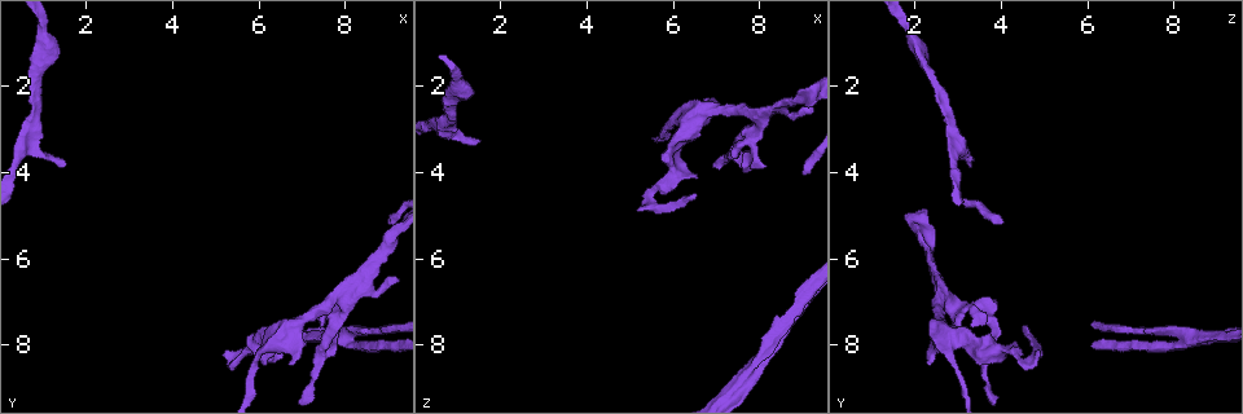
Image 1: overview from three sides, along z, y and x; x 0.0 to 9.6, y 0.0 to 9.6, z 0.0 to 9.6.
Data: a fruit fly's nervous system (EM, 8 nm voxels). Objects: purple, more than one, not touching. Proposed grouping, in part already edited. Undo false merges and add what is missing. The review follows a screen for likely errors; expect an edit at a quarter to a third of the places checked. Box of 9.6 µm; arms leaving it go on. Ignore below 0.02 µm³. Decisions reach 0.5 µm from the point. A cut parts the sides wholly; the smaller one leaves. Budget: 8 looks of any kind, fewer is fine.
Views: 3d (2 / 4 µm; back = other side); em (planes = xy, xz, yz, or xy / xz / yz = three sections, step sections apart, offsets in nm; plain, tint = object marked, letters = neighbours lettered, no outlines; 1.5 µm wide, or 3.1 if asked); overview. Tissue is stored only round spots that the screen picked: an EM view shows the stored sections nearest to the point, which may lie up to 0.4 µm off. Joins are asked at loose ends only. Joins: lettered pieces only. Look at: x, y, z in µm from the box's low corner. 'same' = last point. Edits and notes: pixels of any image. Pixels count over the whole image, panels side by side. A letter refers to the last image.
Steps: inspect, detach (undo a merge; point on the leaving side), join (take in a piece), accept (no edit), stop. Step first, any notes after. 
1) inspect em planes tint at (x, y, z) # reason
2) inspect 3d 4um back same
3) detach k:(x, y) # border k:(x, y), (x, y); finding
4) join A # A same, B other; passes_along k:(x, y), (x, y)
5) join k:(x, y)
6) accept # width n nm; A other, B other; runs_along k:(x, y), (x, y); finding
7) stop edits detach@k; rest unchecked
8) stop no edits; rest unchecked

inspect 3d 4um at (6.75, 8.45, 2.35)

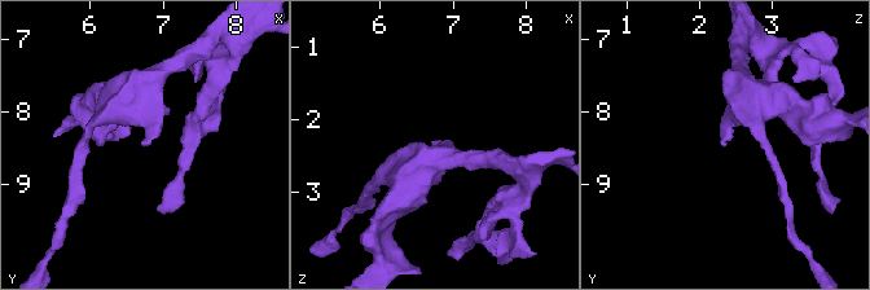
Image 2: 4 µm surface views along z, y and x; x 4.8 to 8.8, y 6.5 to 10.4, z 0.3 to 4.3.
inspect em planes letters at (6.65, 8.45, 2.35) # need the tissue

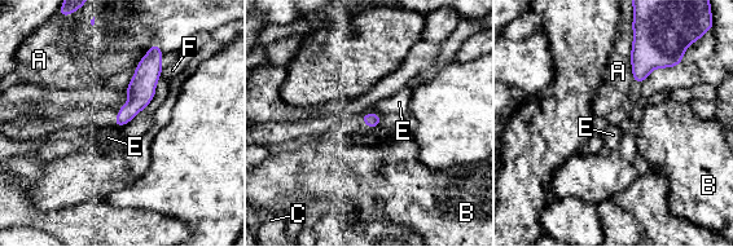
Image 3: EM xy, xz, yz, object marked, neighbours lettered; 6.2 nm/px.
accept # width 90 nm; longest_contact A 320 nm; A other, B other, C other, E other, F other; none of them fits

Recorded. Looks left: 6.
inspect 3d 2um at (5.45, 8.40, 4.60) # abrupt turn

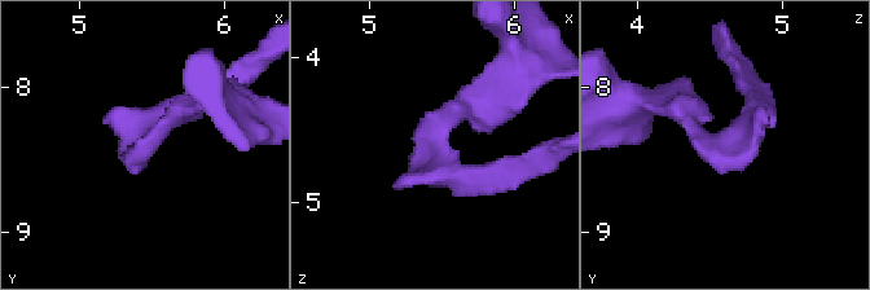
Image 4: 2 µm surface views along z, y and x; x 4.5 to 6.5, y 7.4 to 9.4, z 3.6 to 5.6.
inspect em planes letters at (5.46, 8.42, 4.62)

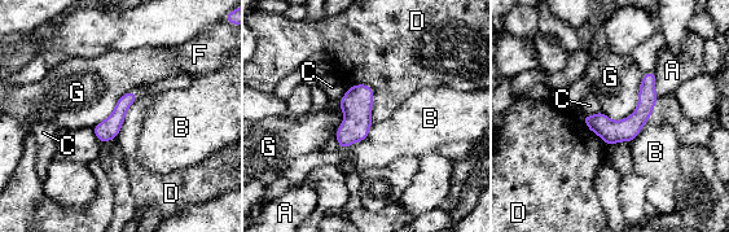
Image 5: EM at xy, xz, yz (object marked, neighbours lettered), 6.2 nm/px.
accept # A other, B other, C other, D other, F other, G other; border 5:(347, 87), (372, 88), (373, 122); continuous, no second neuron

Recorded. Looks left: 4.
inspect 3d 4um at (1.45, 3.75, 3.30) # an open end

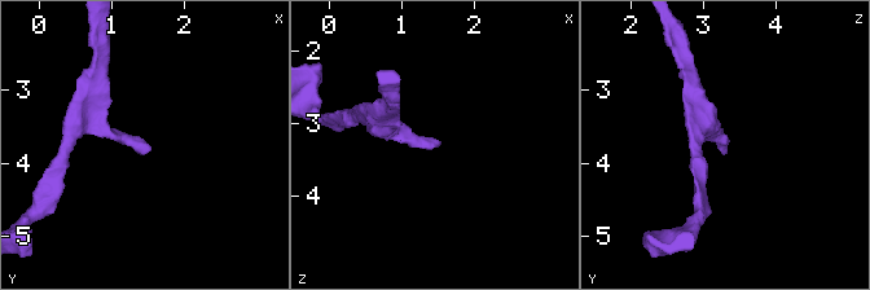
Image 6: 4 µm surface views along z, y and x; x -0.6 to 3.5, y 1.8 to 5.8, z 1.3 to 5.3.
inspect em planes letters at (1.50, 3.80, 3.25) # need the tissue

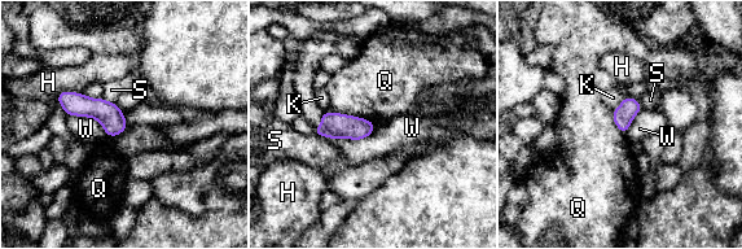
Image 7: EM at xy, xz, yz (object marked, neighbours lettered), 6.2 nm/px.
accept # H other, K other, Q other, S other, W other; runs_along 7:(60, 97), (97, 108), (123, 126); none of them fits

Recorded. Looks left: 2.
stop no edits; rest unchecked

